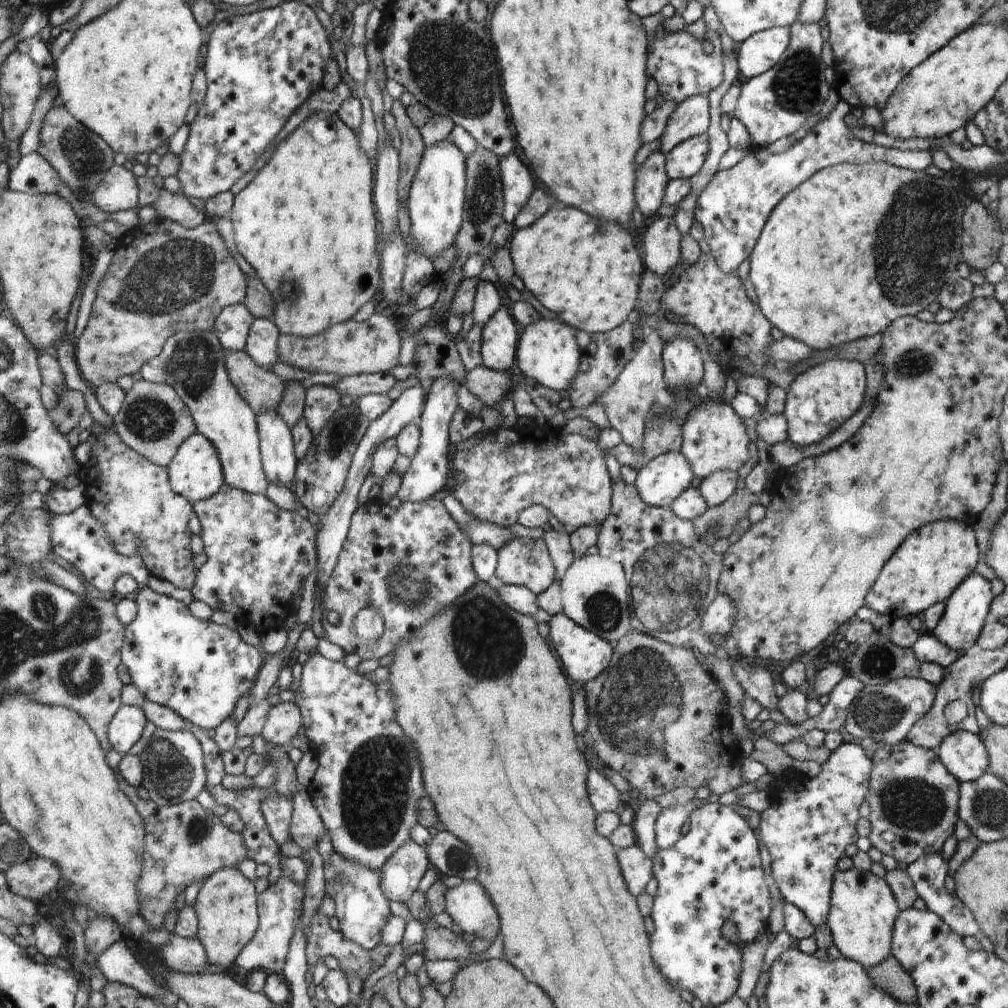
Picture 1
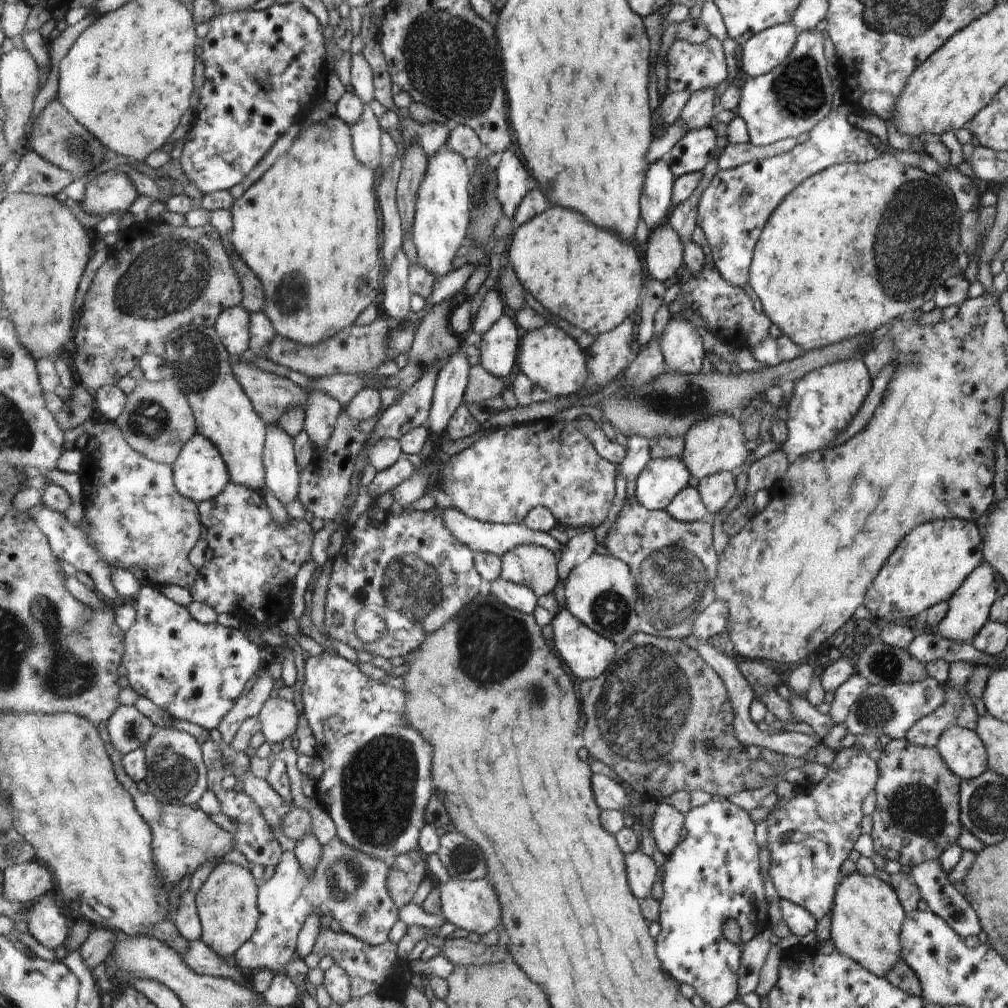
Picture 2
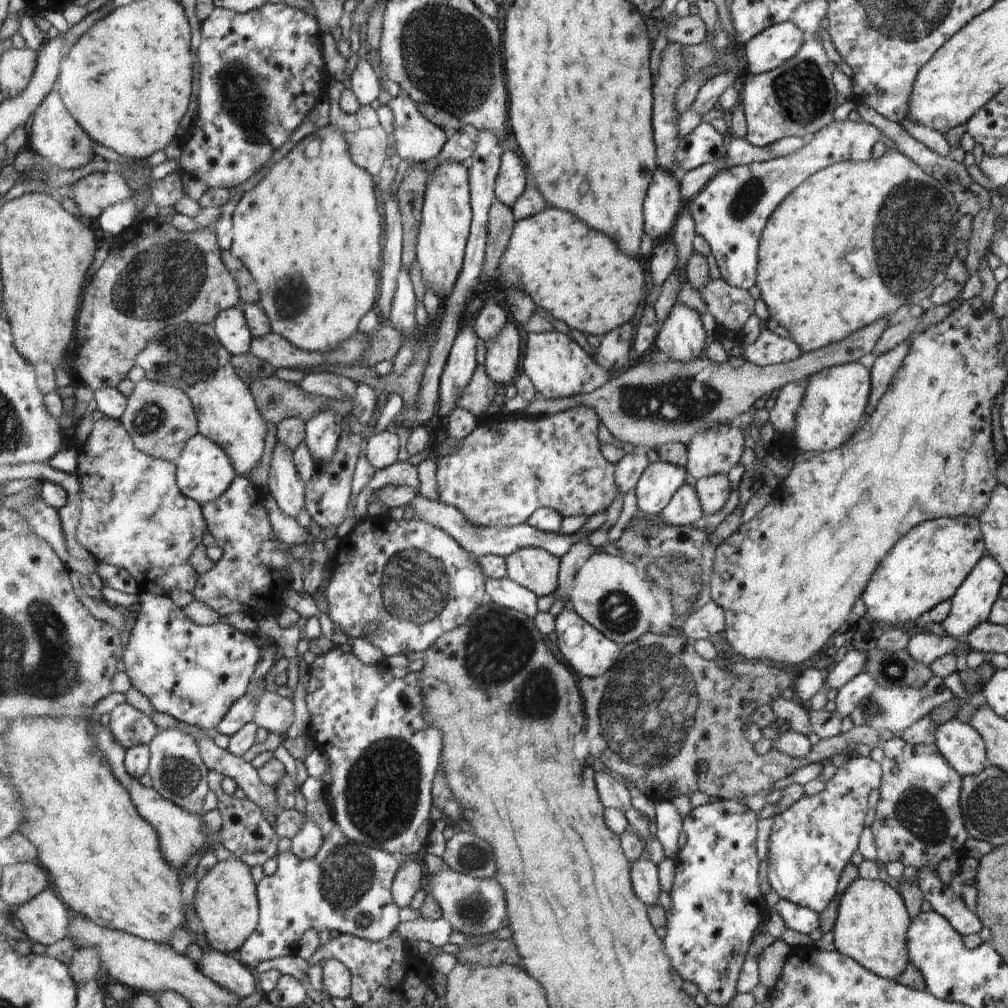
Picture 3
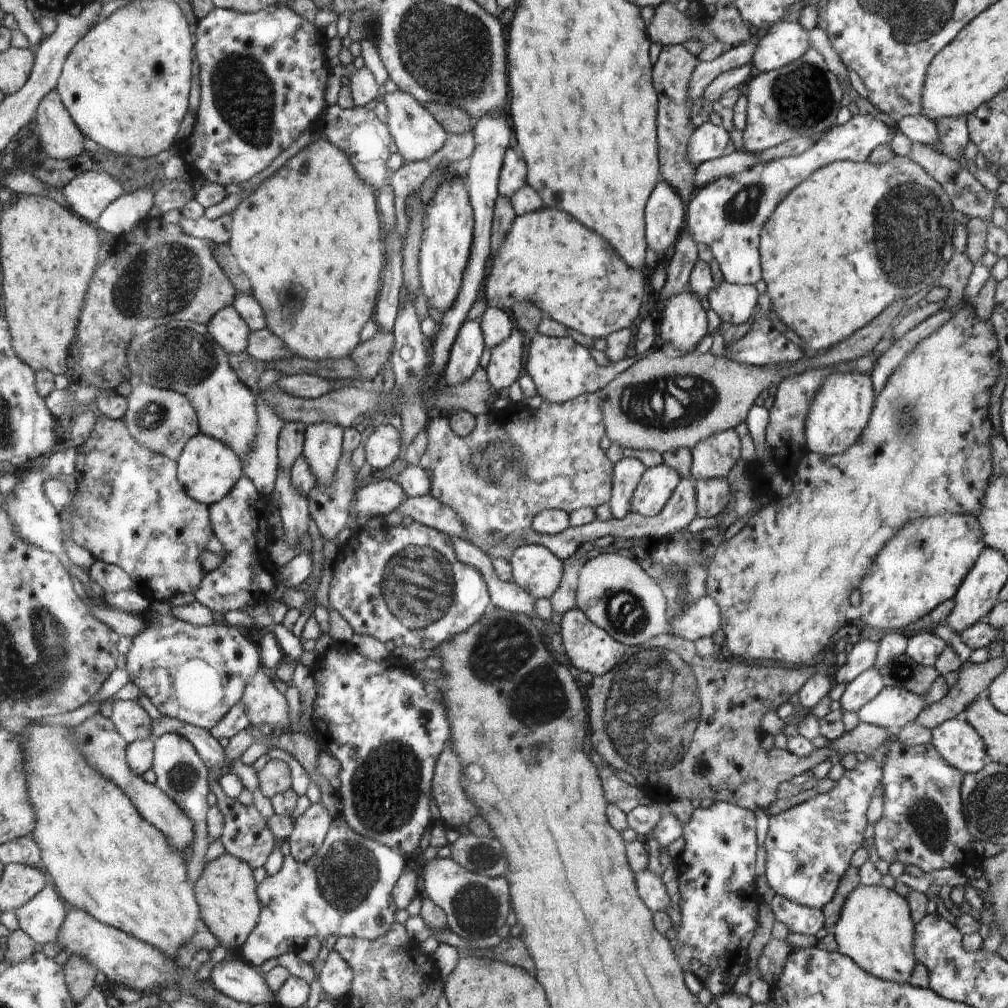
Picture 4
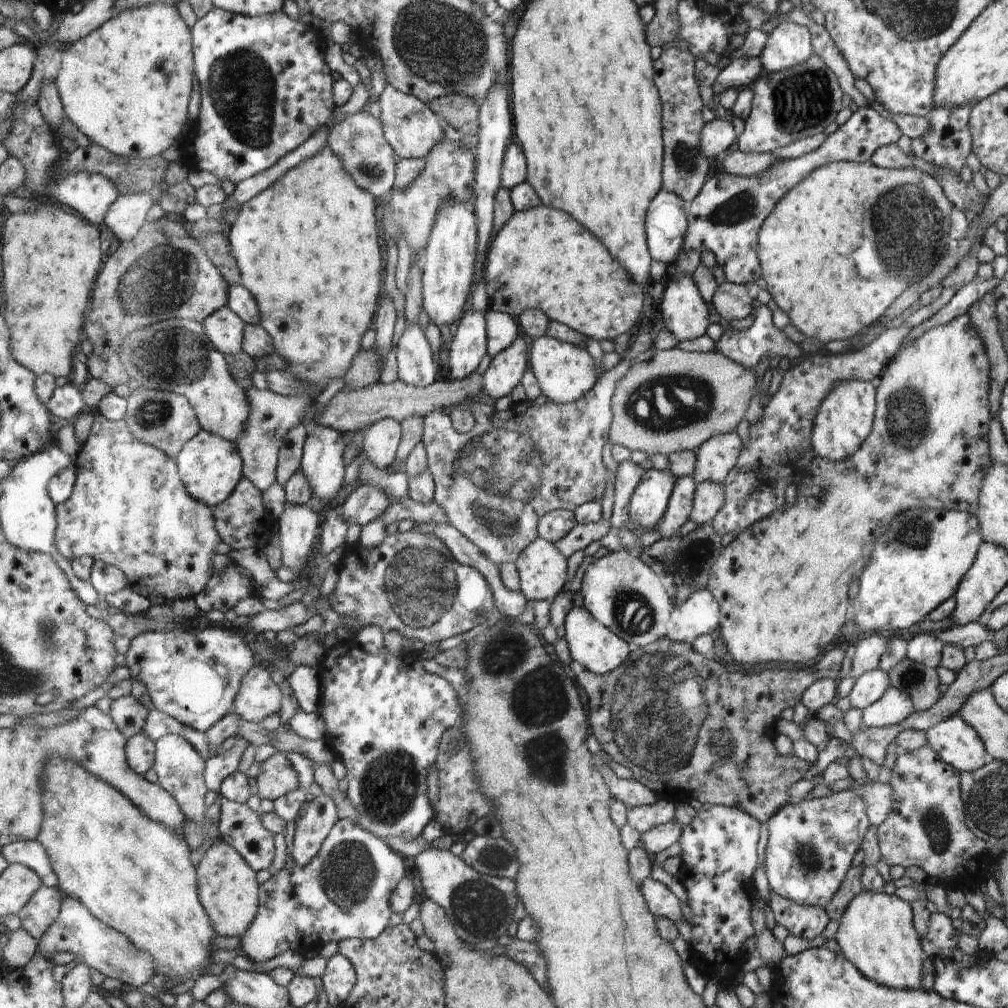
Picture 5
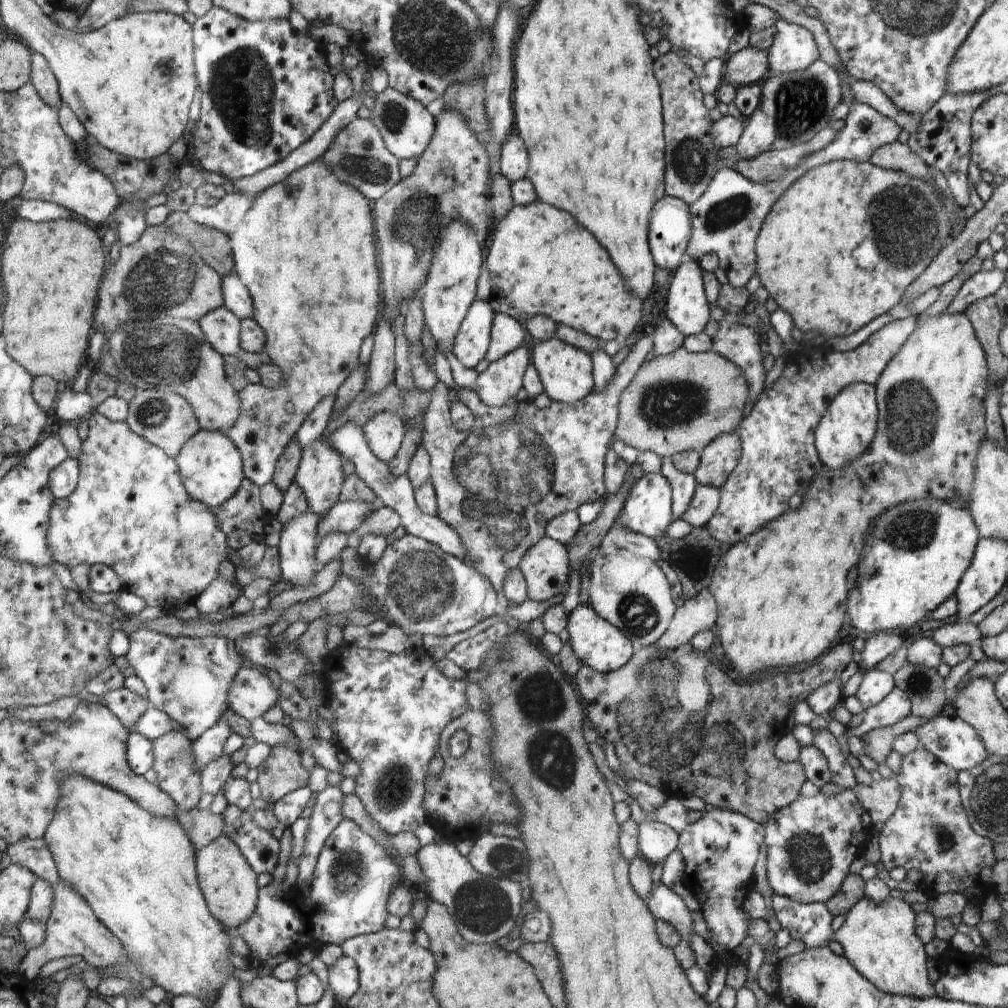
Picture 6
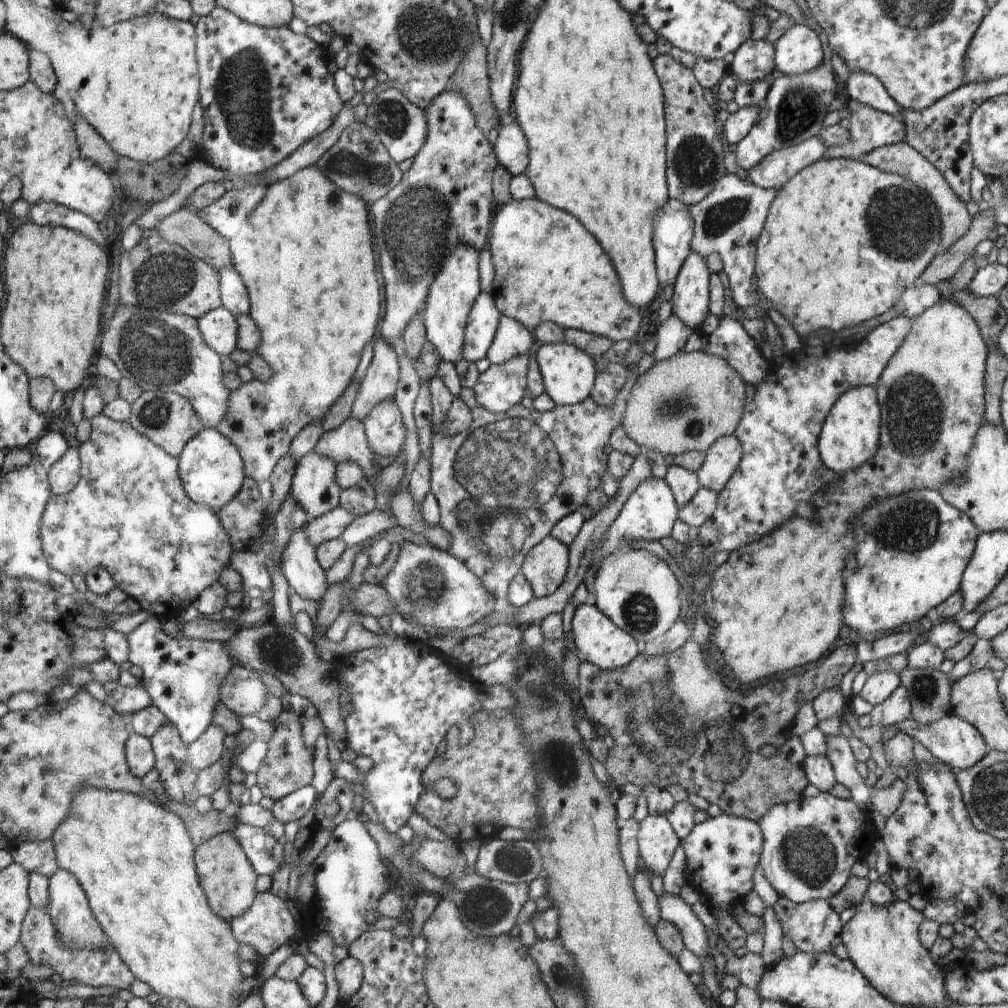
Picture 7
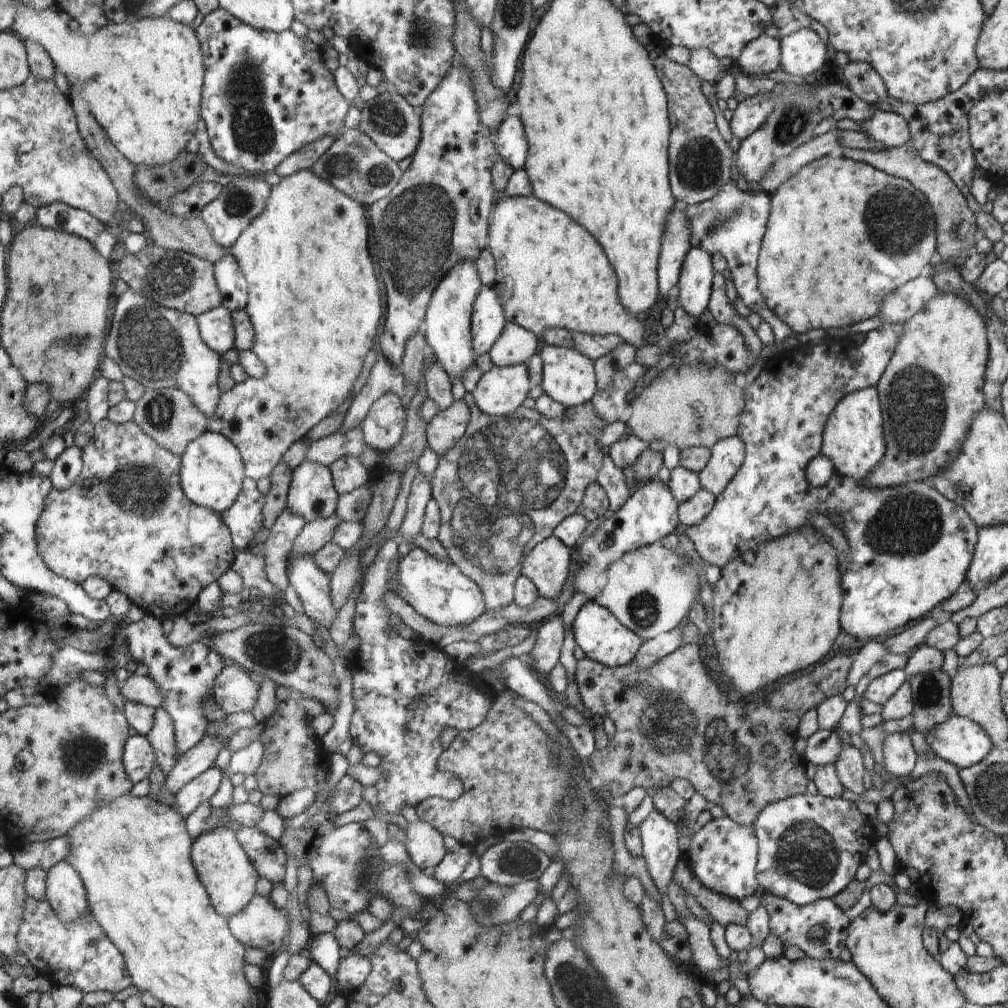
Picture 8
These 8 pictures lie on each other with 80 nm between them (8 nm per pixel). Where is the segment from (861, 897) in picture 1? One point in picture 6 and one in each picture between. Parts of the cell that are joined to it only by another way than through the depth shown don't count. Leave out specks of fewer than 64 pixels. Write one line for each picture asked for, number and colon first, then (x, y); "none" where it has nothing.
2: (865, 922)
3: (871, 926)
4: (875, 929)
5: (876, 933)
6: (879, 939)

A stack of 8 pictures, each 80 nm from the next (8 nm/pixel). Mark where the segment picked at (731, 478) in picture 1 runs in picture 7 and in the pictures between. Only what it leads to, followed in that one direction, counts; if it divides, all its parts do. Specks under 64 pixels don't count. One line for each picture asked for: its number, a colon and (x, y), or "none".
2: (715, 491)
3: (713, 491)
4: (713, 495)
5: (709, 497)
6: (705, 501)
7: (700, 508)

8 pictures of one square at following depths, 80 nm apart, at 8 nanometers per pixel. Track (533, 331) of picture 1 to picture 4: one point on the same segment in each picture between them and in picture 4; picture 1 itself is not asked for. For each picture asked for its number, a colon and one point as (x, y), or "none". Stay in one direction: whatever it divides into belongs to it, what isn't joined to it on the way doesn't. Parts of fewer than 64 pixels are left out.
2: (549, 357)
3: (558, 367)
4: (561, 369)

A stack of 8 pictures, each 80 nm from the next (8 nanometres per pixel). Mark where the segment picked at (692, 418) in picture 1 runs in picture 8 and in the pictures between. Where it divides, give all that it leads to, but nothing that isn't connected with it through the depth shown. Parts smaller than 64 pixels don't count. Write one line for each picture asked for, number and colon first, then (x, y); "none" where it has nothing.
2: (716, 444)
3: (716, 450)
4: (714, 457)
5: (715, 459)
6: (718, 459)
7: (720, 462)
8: (727, 455)

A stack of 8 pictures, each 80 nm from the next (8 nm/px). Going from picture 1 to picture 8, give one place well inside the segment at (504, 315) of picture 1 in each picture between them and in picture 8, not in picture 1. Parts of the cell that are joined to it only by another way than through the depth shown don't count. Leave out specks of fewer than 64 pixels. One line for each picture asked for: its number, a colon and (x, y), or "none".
2: (499, 345)
3: (502, 355)
4: (505, 363)
5: (505, 371)
6: (502, 379)
7: (501, 386)
8: (500, 390)

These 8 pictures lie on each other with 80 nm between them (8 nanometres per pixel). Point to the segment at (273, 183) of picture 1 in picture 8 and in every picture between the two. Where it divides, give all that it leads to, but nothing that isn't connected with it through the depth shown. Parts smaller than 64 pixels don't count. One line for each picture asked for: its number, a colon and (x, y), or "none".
2: (308, 228)
3: (309, 232)
4: (308, 238)
5: (307, 248)
6: (305, 250)
7: (305, 255)
8: (312, 298)

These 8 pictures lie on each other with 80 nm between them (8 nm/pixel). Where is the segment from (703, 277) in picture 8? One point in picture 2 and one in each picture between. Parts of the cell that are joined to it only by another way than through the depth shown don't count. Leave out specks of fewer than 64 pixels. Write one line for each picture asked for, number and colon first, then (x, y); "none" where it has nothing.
2: (682, 349)
3: (681, 336)
4: (683, 324)
5: (685, 316)
6: (686, 307)
7: (691, 291)

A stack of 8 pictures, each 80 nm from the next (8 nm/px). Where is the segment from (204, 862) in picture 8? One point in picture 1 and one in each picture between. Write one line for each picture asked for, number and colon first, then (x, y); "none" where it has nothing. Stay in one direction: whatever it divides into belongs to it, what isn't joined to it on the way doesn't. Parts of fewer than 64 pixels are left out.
1: (225, 906)
2: (227, 911)
3: (225, 901)
4: (226, 890)
5: (227, 886)
6: (228, 883)
7: (228, 878)

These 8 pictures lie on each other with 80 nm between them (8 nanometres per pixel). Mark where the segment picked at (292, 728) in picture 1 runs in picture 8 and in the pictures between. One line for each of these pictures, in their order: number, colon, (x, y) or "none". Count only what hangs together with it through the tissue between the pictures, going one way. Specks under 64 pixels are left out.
2: (278, 718)
3: (275, 713)
4: (265, 704)
5: (259, 697)
6: (252, 694)
7: (243, 692)
8: (235, 691)

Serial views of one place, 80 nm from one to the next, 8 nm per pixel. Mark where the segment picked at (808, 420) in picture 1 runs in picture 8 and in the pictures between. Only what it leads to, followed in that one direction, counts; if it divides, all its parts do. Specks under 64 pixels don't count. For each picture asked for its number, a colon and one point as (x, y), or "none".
2: (824, 401)
3: (837, 402)
4: (841, 407)
5: (846, 421)
6: (850, 425)
7: (851, 436)
8: (854, 442)

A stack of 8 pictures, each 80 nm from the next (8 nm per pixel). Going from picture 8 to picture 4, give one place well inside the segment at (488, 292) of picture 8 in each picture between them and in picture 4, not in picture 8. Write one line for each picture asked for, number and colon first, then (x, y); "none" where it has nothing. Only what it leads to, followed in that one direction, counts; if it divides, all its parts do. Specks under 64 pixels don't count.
4: (464, 356)
5: (469, 342)
6: (474, 336)
7: (483, 324)

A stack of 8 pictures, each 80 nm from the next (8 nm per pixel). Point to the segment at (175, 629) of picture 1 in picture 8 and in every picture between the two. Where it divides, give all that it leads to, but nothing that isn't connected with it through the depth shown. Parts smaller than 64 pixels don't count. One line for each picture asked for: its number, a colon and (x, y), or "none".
2: (195, 672)
3: (195, 673)
4: (197, 674)
5: (194, 675)
6: (188, 678)
7: (183, 676)
8: (185, 676)

